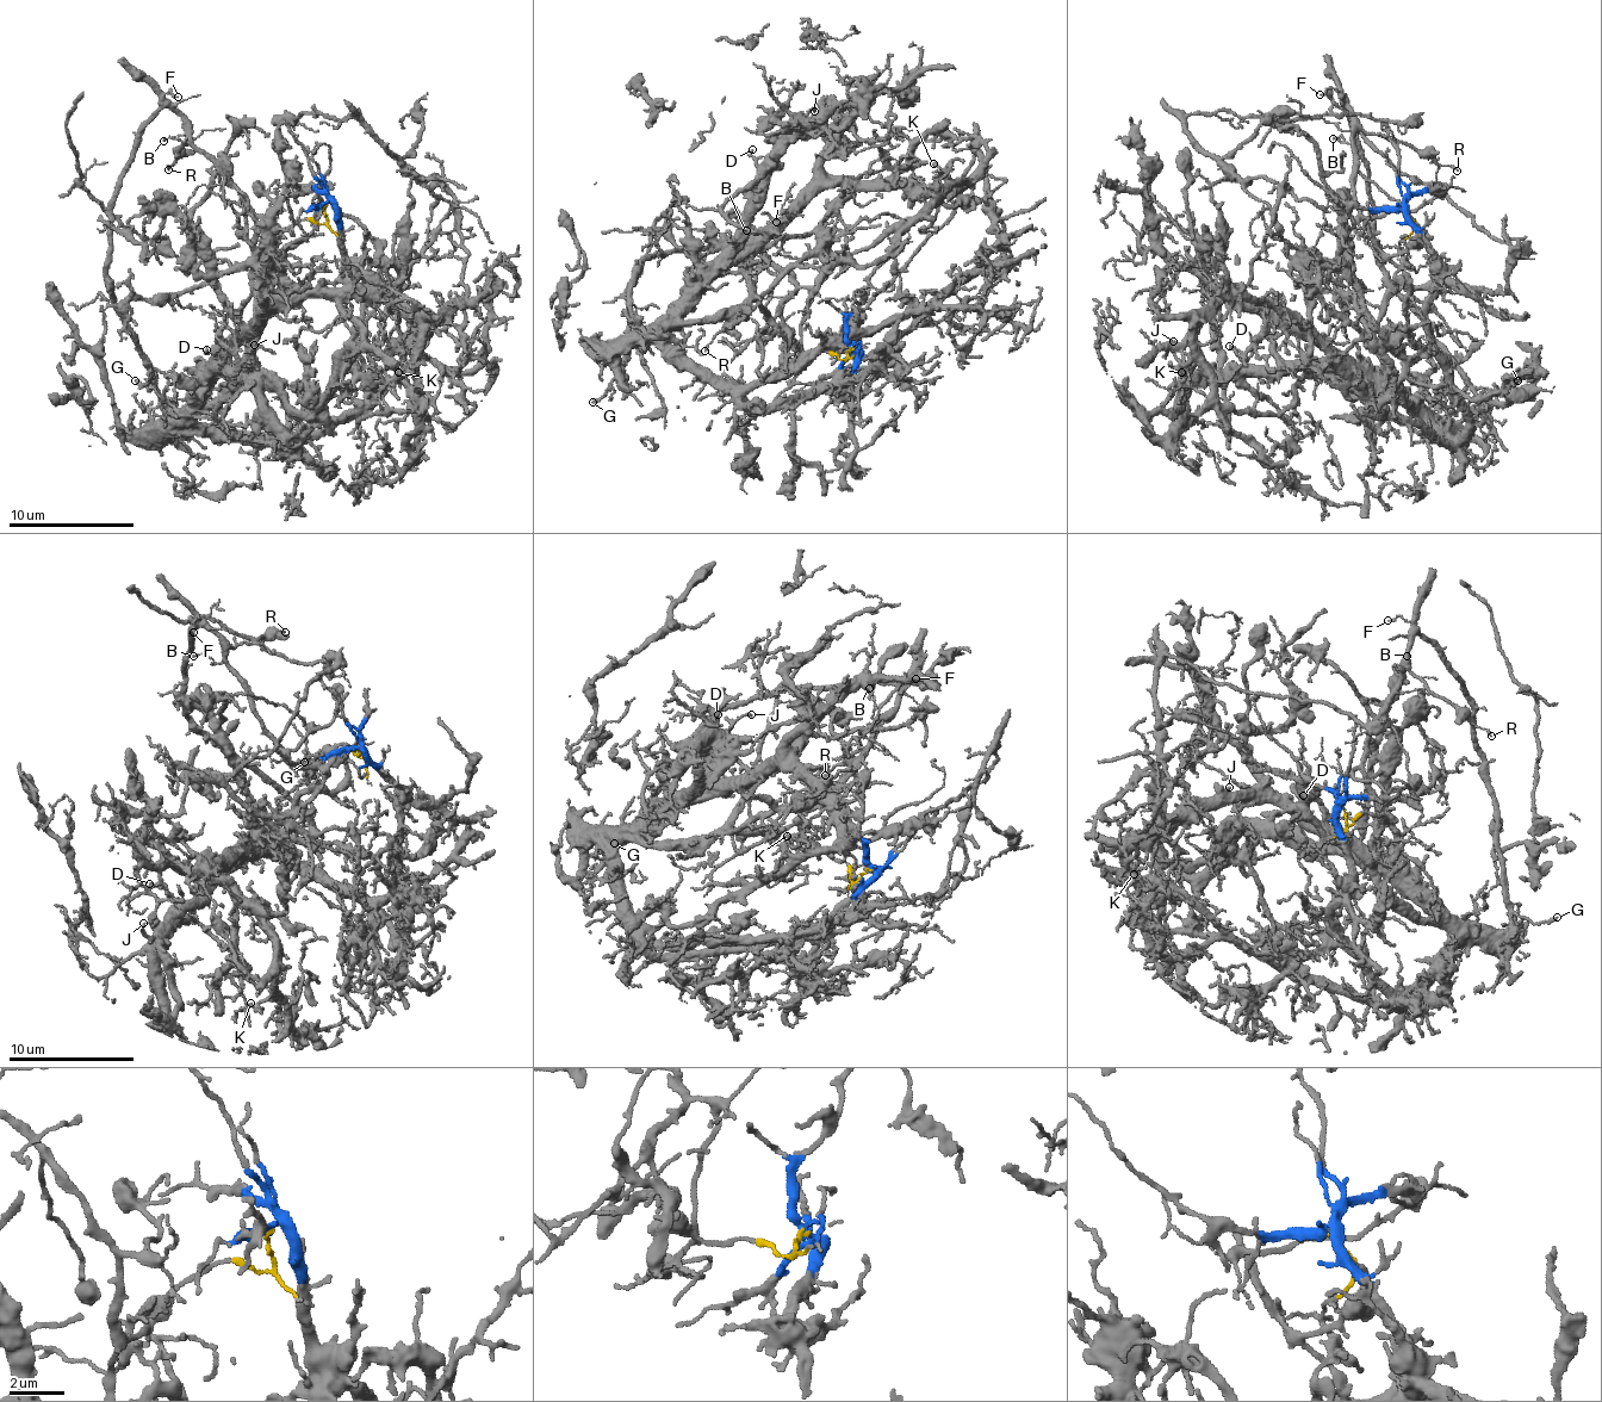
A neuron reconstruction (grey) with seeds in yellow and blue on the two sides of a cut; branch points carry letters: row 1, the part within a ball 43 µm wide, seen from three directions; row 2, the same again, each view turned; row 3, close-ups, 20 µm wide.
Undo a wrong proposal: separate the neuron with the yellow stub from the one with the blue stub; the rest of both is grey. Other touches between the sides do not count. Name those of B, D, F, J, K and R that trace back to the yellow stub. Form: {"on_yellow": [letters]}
{"on_yellow": ["B", "F", "R"]}

